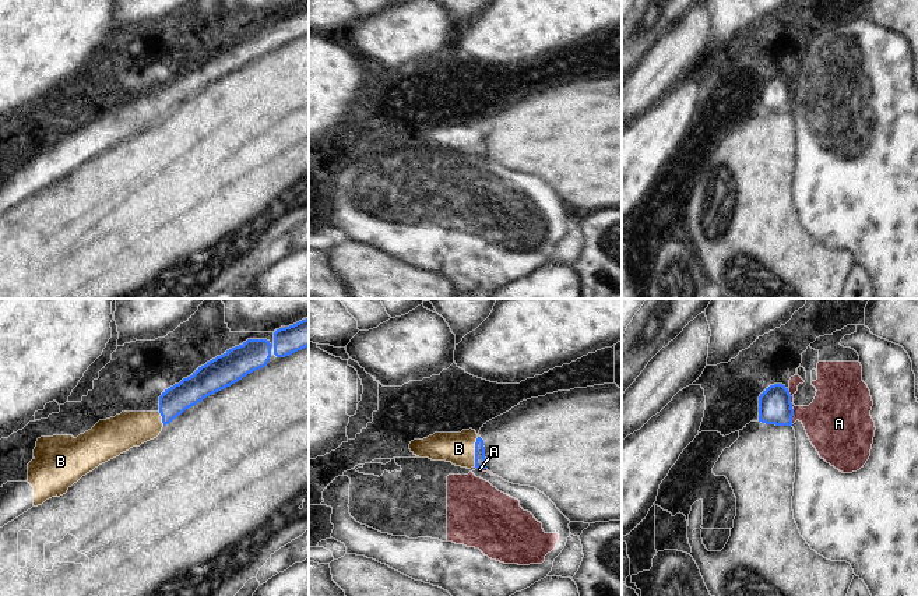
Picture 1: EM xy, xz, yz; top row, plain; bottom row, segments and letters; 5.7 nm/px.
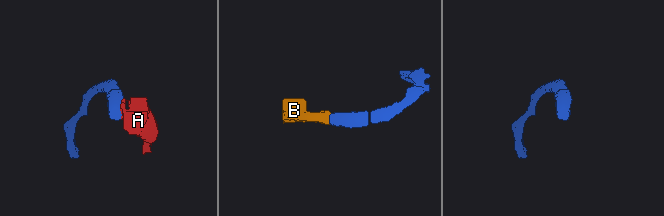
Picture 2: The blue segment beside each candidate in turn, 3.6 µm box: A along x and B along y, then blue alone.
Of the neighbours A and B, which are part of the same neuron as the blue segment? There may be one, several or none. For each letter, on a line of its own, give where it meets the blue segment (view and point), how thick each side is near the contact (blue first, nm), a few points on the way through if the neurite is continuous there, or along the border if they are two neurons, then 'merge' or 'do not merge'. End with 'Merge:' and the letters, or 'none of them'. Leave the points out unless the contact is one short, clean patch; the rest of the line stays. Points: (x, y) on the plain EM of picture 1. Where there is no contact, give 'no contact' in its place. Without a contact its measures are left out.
A: meets blue in yz at (790, 87); 190 nm thick on the blue side, 280 nm on the other; border along yz (788, 78), (792, 94); do not merge
B: meets blue in xz at (475, 138); 60 nm thick on the blue side, 190 nm on the other; runs through xz (479, 137), (475, 138), (458, 136); merge
Merge: B

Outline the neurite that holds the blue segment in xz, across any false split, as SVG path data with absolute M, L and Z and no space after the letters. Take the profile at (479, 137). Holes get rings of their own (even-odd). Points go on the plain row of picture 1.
M472 116L461 120L435 120L428 126L414 127L409 137L419 145L446 148L467 156L486 156L483 127Z

